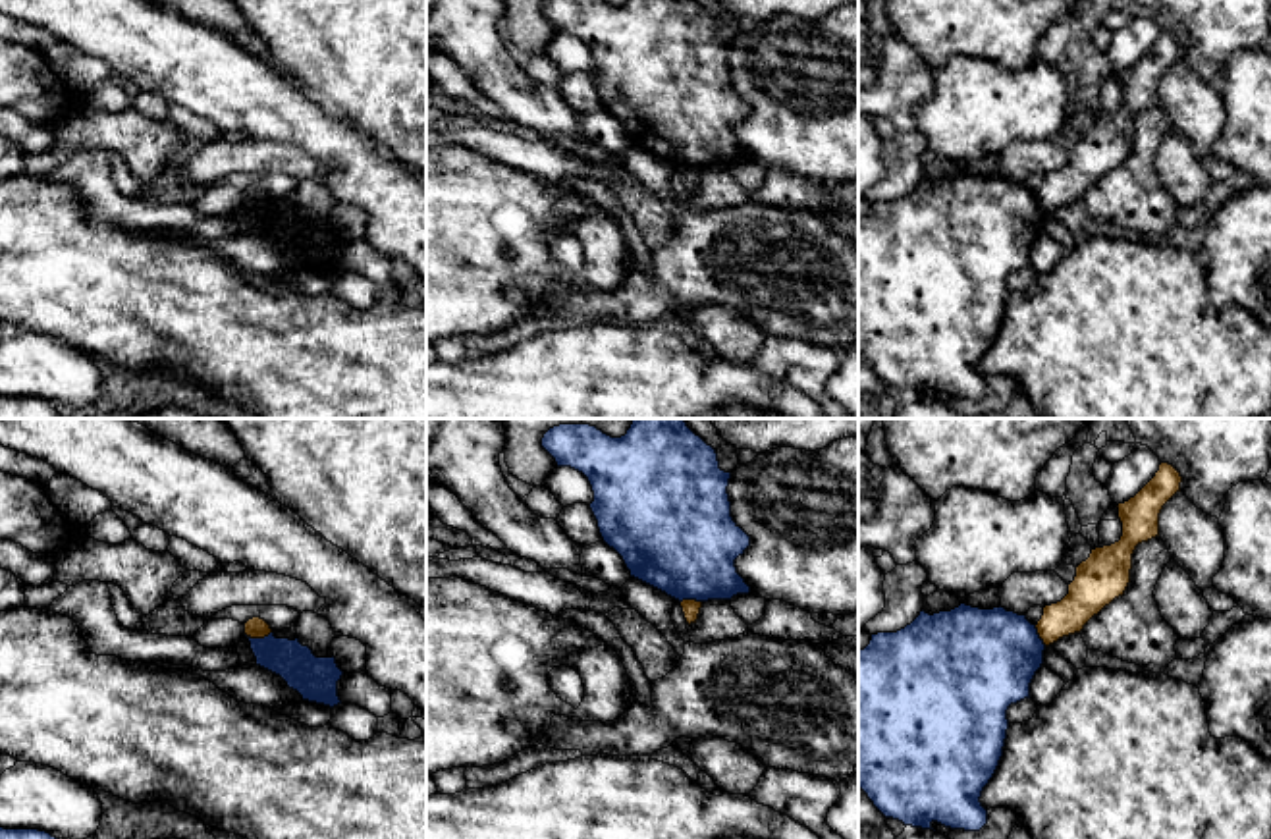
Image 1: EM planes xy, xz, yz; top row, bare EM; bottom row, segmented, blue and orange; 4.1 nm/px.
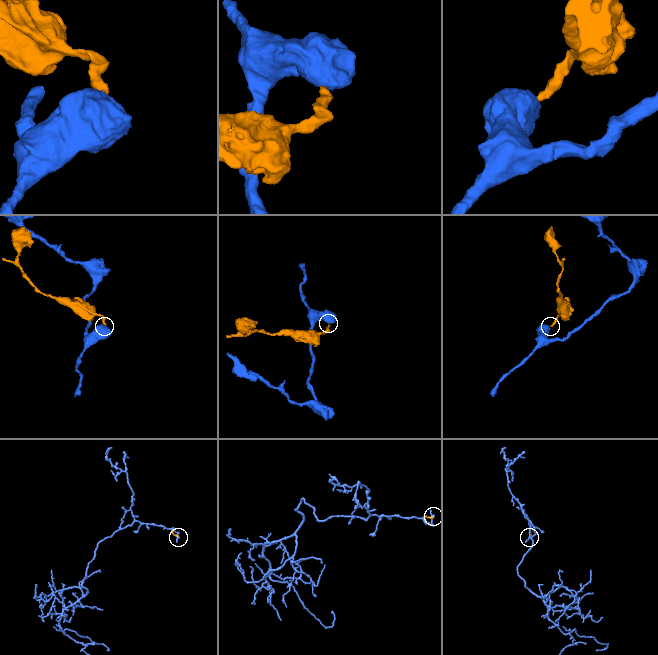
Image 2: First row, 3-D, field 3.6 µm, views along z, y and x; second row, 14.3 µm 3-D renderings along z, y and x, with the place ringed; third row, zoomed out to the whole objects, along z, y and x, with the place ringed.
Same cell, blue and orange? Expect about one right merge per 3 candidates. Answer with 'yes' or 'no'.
no

